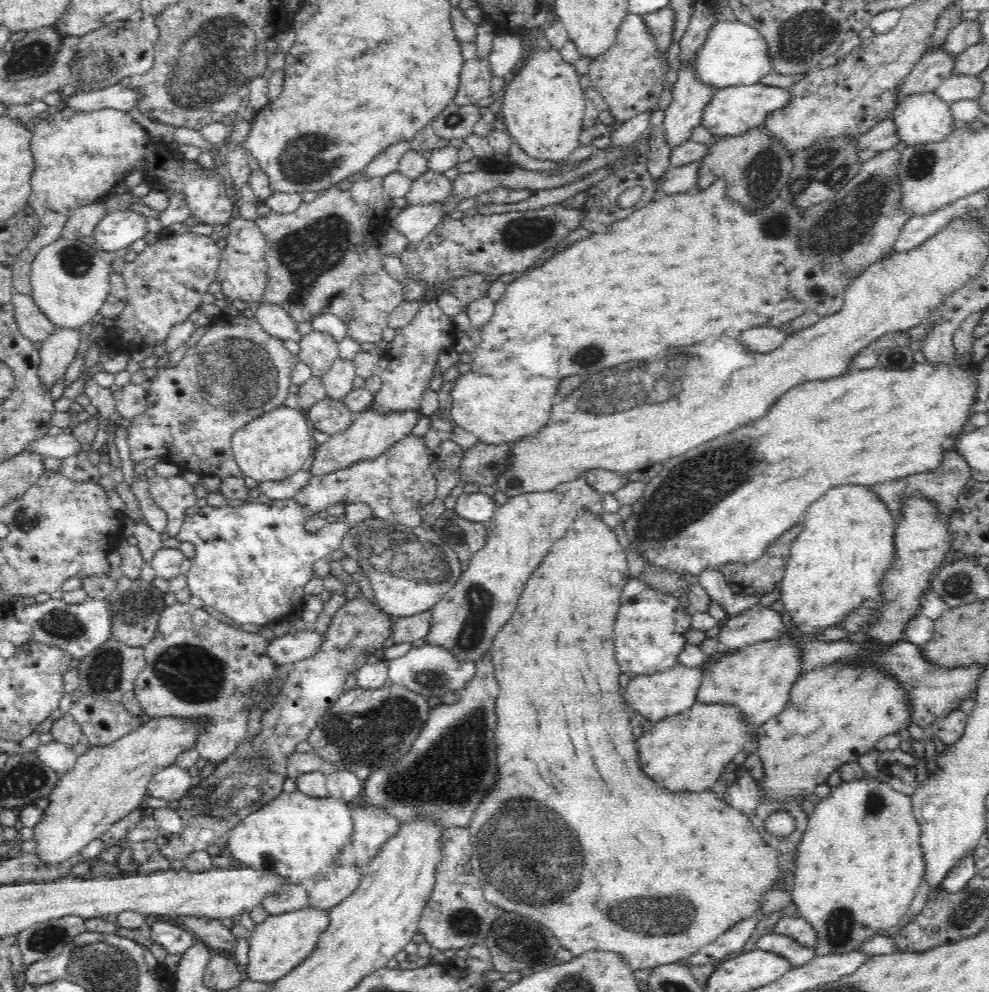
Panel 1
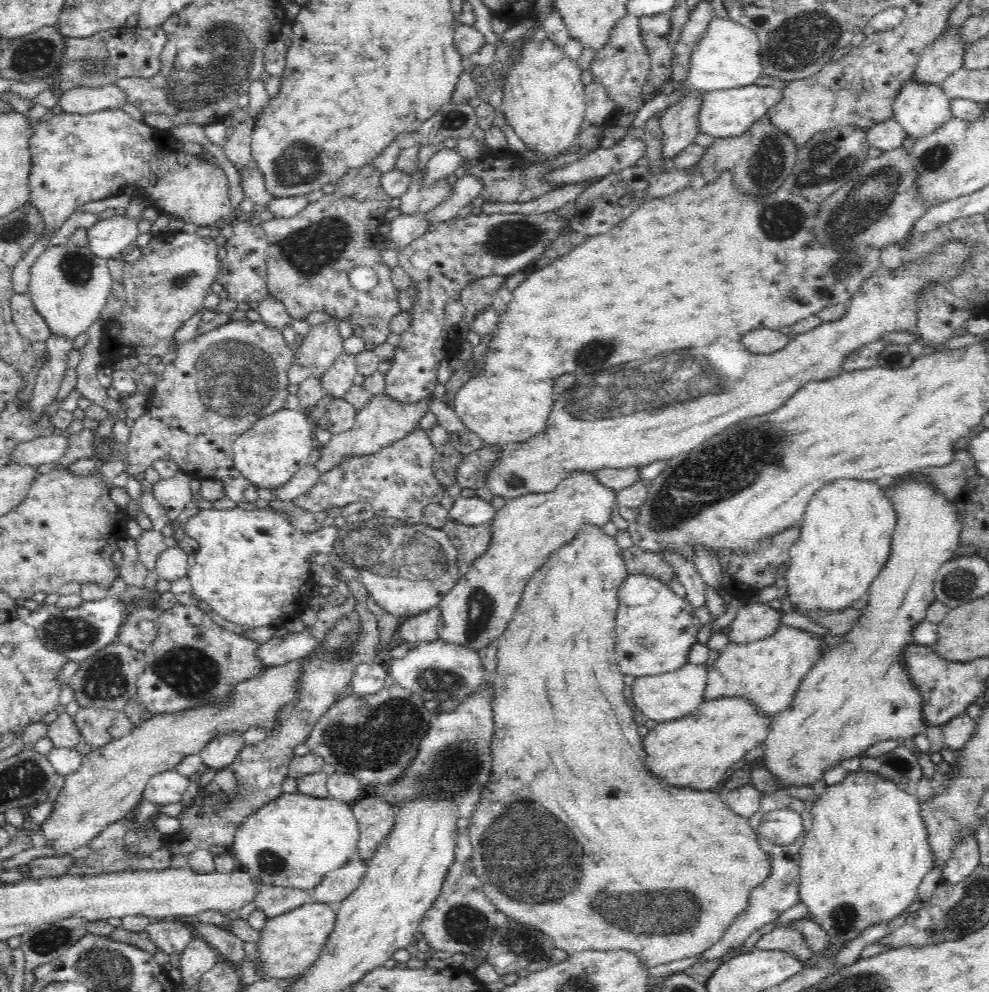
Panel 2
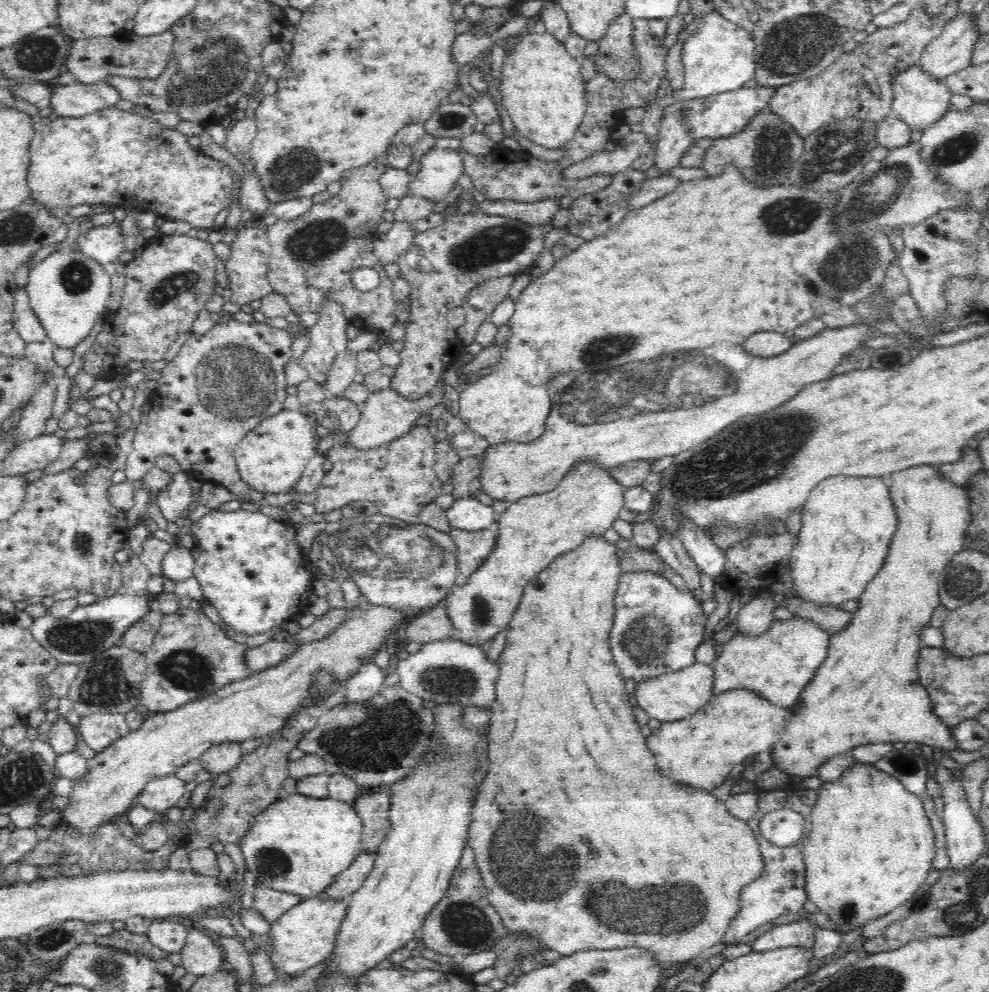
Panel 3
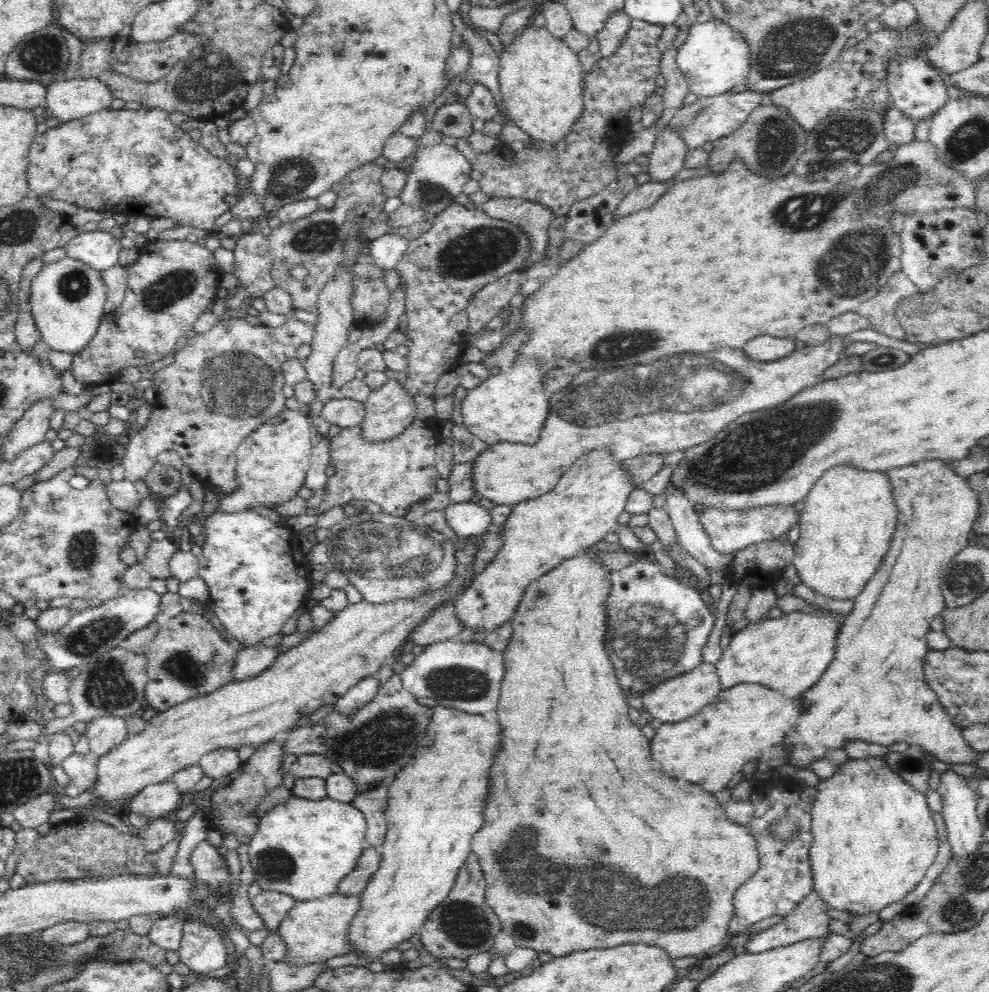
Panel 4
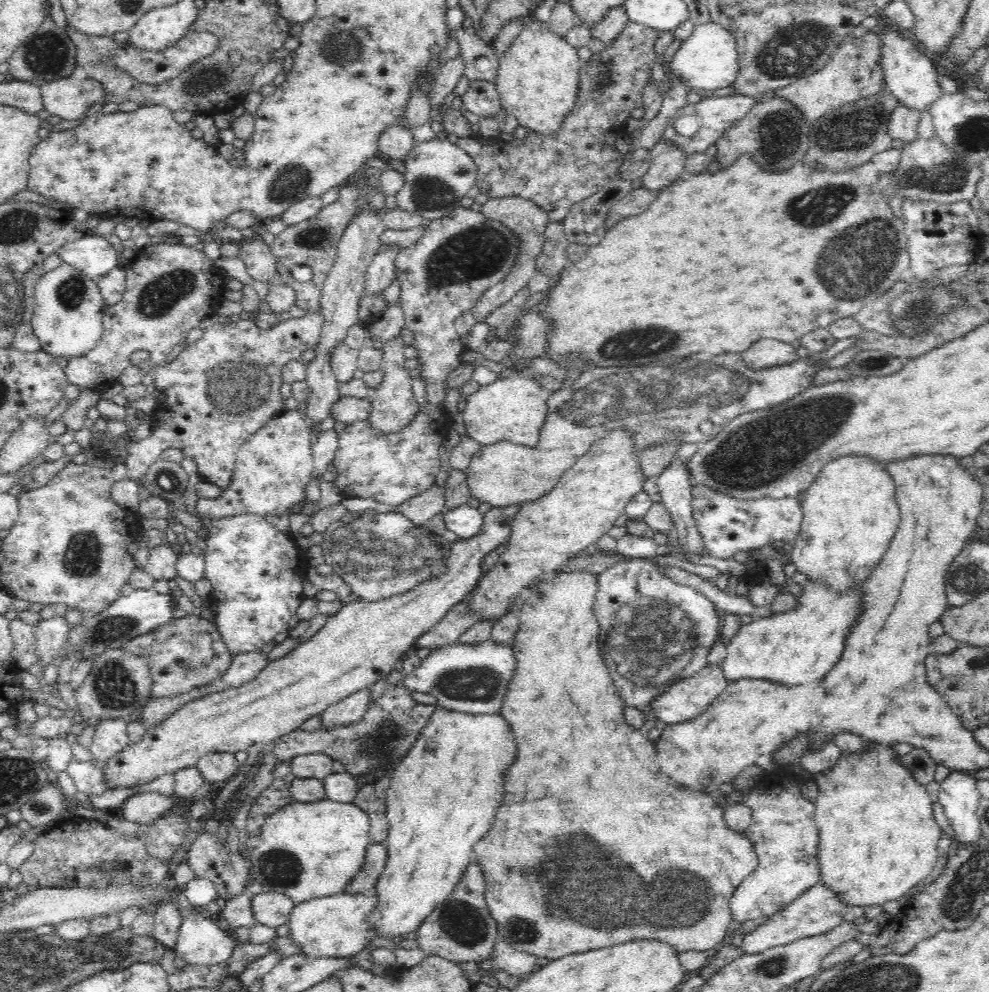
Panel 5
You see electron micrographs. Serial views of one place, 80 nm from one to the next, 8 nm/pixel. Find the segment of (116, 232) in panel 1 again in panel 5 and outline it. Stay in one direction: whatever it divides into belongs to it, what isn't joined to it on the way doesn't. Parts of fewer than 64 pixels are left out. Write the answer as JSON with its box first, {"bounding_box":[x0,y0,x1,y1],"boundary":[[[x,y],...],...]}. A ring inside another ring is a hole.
{"bounding_box":[57,234,119,281],"boundary":[[[88,234],[79,240],[68,242],[57,251],[62,262],[98,281],[106,272],[119,266],[119,254],[106,236]]]}

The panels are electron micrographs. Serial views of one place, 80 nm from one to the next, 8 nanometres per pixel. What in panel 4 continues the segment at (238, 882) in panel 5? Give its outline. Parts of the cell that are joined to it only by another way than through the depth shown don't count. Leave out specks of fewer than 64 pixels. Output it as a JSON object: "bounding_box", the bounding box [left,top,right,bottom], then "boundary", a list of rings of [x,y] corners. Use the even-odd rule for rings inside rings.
{"bounding_box":[190,841,230,892],"boundary":[[[210,841],[199,842],[191,852],[190,860],[197,880],[209,885],[212,891],[224,892],[230,886],[230,874],[226,861]]]}

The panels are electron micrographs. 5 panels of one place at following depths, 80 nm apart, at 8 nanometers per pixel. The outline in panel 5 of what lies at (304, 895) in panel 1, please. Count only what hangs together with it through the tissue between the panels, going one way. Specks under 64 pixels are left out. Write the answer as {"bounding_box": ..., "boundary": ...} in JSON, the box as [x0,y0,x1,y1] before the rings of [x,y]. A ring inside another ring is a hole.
{"bounding_box":[251,891,295,929],"boundary":[[[263,891],[263,893],[254,895],[251,903],[257,923],[273,929],[287,924],[295,906],[291,898],[274,891]]]}

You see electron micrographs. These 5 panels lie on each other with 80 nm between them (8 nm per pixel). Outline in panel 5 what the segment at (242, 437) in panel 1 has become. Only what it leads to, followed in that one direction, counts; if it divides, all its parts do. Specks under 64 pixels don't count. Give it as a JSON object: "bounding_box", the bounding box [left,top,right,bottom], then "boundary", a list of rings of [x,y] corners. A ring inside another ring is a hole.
{"bounding_box":[196,410,314,518],"boundary":[[[284,410],[266,422],[240,446],[232,483],[218,498],[196,498],[198,514],[212,518],[244,514],[286,514],[304,498],[304,488],[314,471],[312,456],[312,425],[297,410]]]}

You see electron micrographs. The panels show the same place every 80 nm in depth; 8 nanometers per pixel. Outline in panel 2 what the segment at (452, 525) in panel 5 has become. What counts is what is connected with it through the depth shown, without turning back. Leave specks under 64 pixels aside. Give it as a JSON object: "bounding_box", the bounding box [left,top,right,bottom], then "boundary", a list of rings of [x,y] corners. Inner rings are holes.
{"bounding_box":[448,496,497,526],"boundary":[[[459,496],[455,499],[455,503],[448,513],[456,522],[476,526],[490,524],[496,512],[497,510],[491,501],[486,501],[478,496]]]}

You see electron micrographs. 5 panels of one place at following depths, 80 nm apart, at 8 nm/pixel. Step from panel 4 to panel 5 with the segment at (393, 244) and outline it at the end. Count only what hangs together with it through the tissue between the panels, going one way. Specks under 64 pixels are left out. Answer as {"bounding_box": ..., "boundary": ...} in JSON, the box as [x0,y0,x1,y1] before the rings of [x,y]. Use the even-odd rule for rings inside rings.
{"bounding_box":[365,245,400,294],"boundary":[[[380,245],[373,257],[371,266],[365,276],[365,291],[376,294],[390,286],[390,282],[396,279],[396,258],[400,254],[400,246]]]}

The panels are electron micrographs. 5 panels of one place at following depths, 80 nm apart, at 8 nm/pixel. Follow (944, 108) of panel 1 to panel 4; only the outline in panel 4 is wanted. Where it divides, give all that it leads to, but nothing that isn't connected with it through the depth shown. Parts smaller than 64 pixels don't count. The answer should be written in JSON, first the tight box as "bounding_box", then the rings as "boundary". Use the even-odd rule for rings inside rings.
{"bounding_box":[887,55,949,122],"boundary":[[[898,55],[890,60],[887,70],[887,87],[889,88],[892,106],[916,122],[930,120],[937,110],[949,99],[946,78],[927,63],[921,55]]]}

